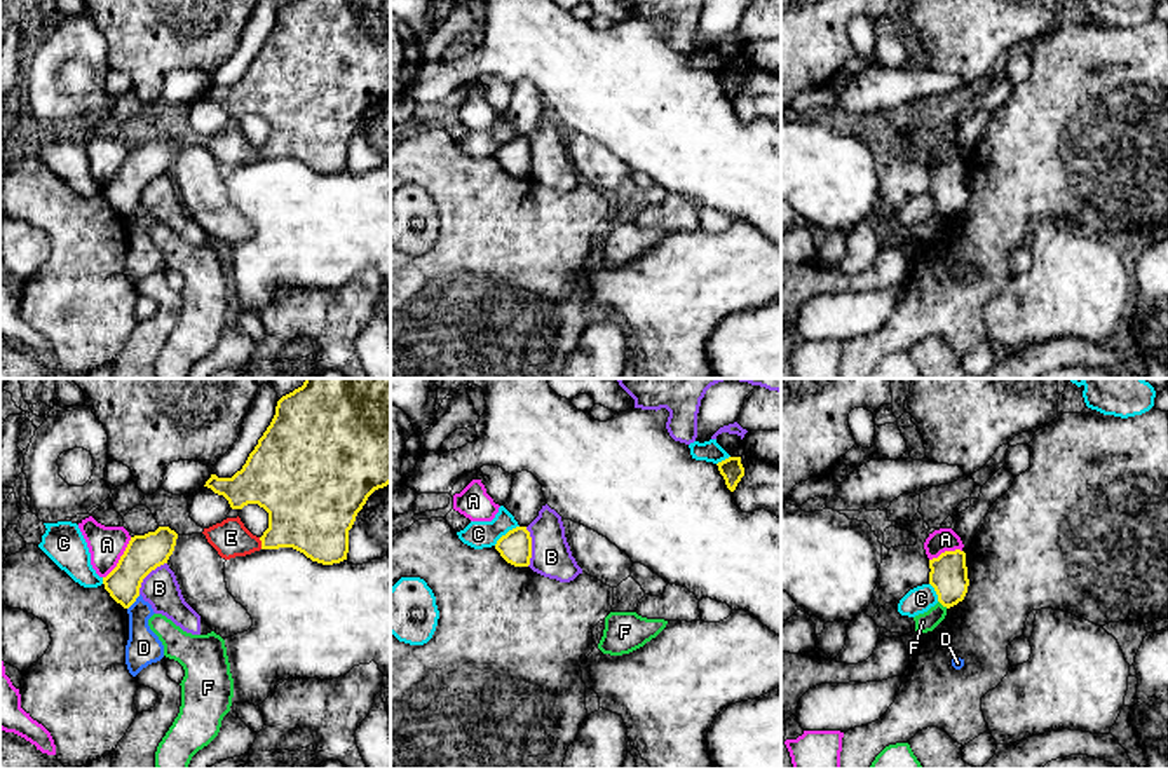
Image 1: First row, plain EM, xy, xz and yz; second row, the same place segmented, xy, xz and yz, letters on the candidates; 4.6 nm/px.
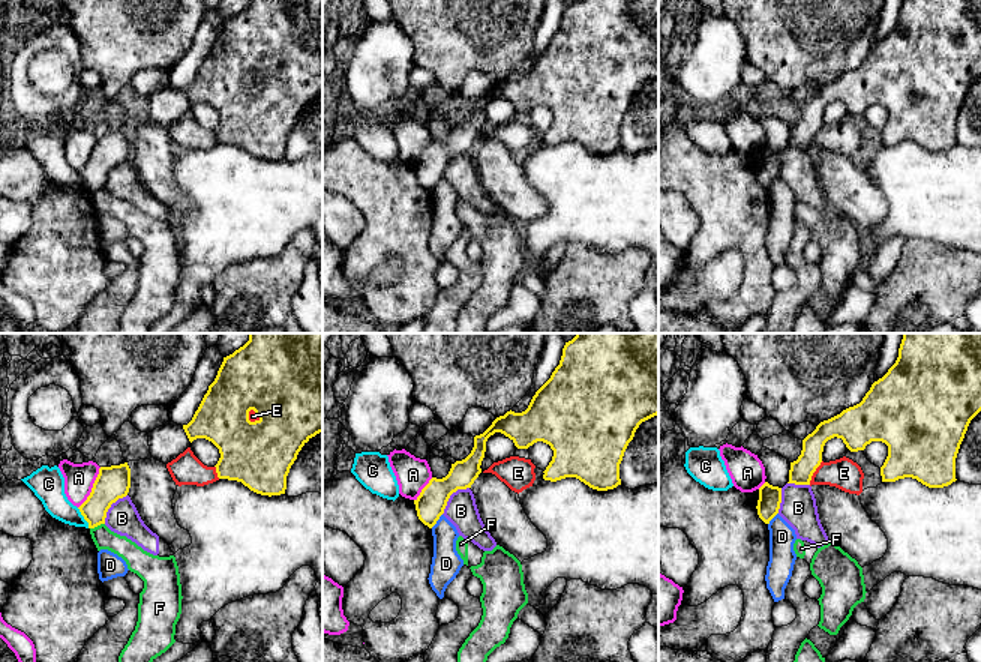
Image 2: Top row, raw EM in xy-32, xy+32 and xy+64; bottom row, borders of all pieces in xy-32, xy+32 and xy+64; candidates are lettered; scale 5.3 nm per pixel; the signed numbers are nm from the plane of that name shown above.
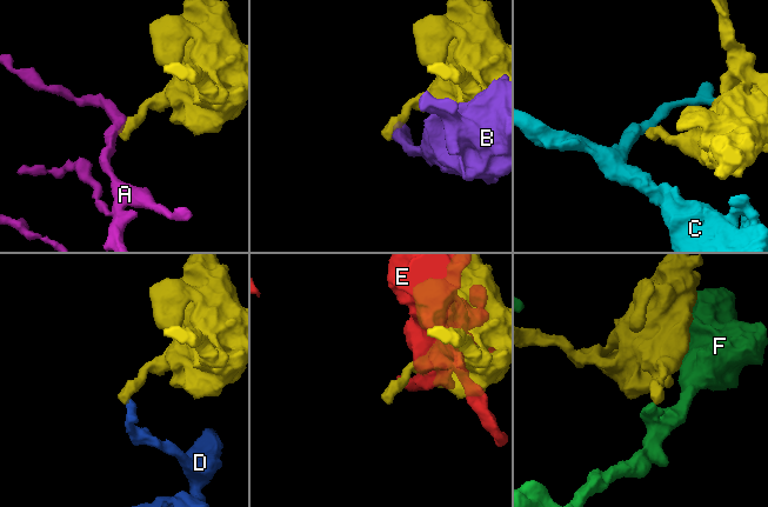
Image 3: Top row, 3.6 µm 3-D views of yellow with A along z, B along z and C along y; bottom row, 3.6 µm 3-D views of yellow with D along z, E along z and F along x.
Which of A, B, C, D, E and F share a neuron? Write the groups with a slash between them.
A / B / C / D / E / F

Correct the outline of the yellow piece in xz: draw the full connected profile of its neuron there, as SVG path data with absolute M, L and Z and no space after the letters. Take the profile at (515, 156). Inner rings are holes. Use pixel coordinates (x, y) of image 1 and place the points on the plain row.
M516 136L502 145L495 159L514 176L528 176L532 167L532 146L526 136Z

